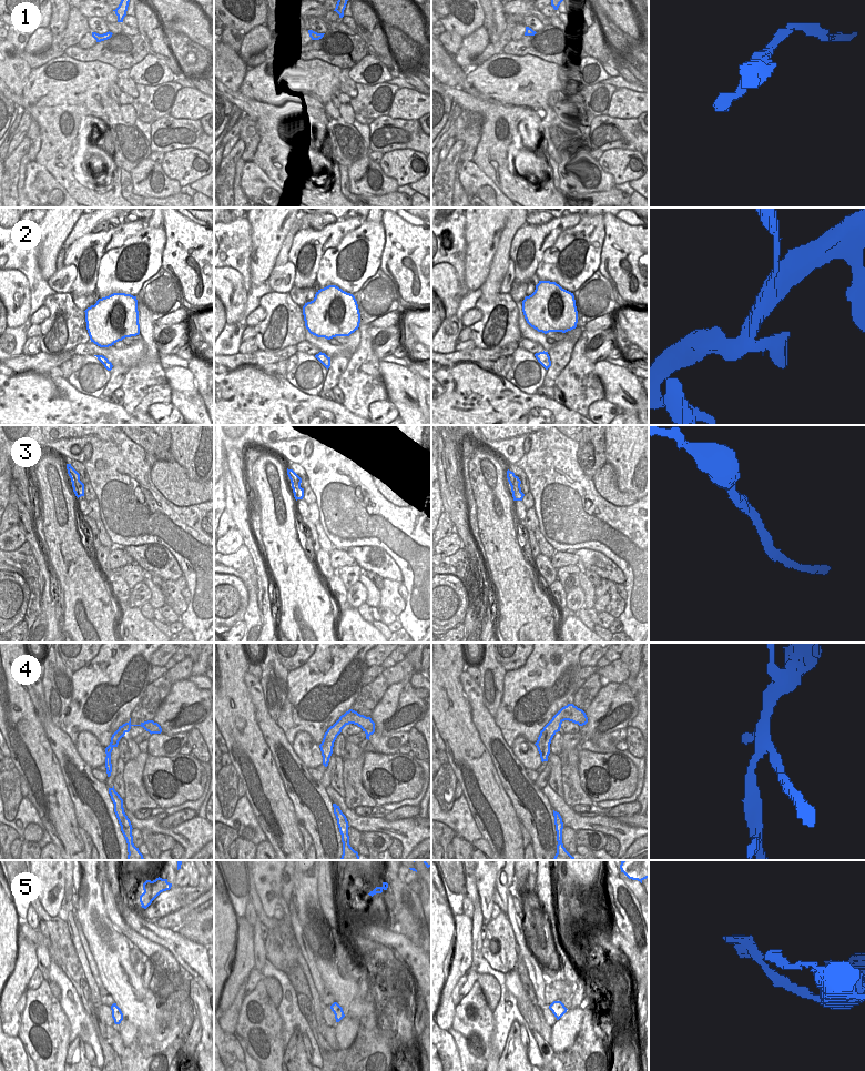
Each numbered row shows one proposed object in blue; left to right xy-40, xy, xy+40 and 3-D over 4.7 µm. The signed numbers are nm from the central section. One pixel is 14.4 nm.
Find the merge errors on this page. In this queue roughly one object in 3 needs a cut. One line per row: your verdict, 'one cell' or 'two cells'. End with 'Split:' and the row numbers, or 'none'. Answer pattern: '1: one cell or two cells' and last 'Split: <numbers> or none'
1: one cell
2: one cell
3: one cell
4: two cells
5: one cell
Split: 4

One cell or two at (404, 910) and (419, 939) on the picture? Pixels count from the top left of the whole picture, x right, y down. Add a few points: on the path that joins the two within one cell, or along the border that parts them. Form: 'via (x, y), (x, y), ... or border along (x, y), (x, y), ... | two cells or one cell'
via (409, 917), (417, 932) | one cell

